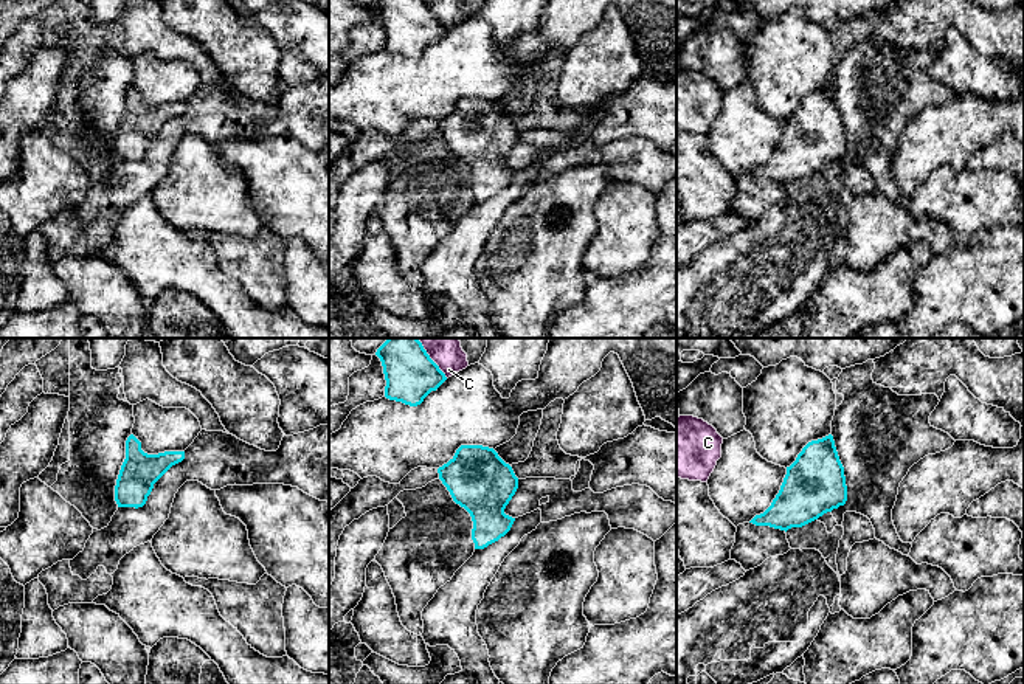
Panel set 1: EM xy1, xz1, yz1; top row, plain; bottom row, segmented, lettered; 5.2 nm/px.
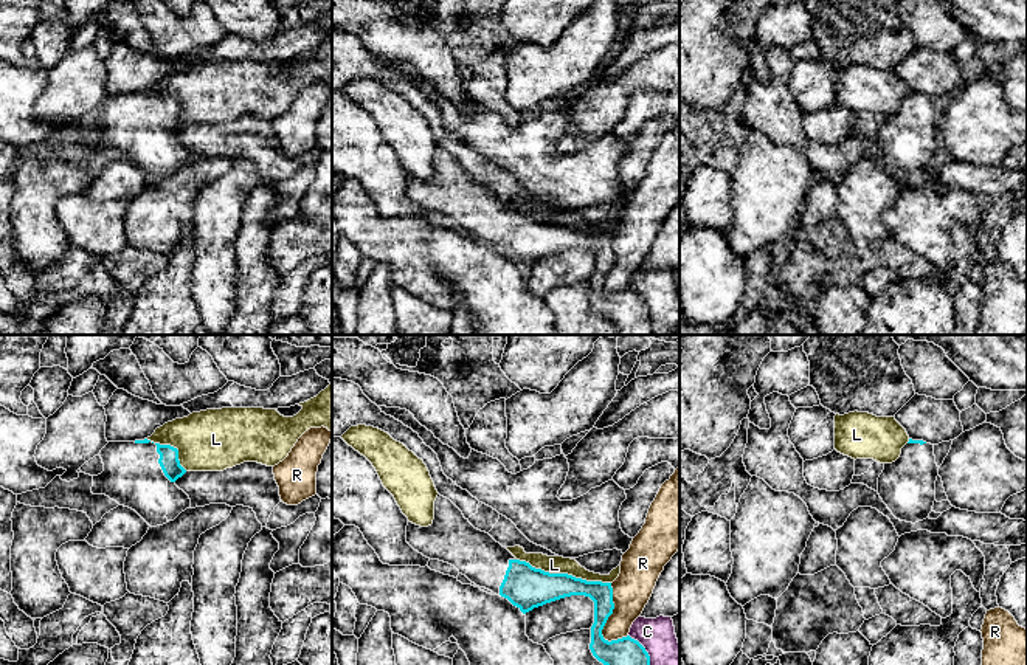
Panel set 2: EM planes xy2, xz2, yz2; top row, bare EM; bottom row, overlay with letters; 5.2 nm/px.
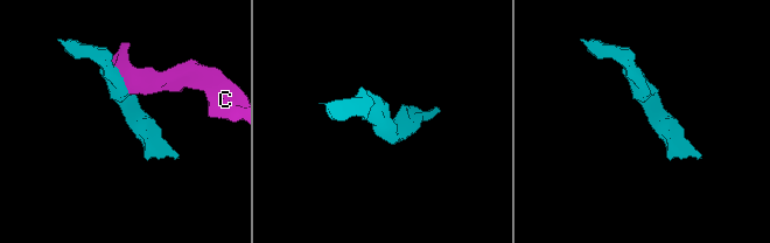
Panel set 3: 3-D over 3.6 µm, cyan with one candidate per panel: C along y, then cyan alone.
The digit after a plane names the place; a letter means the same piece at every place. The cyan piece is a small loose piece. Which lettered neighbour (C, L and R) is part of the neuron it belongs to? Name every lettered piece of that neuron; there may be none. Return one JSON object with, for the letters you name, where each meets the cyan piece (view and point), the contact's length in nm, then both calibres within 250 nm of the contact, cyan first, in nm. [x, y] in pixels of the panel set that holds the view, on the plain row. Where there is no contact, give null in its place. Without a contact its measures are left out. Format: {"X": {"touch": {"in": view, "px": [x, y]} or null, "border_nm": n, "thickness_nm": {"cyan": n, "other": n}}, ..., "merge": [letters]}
{"merge": []}

